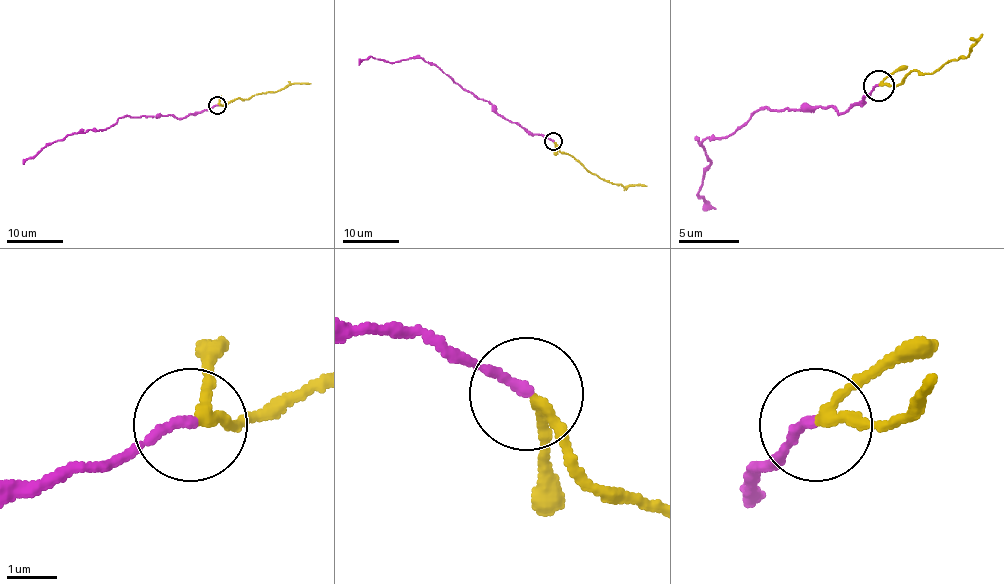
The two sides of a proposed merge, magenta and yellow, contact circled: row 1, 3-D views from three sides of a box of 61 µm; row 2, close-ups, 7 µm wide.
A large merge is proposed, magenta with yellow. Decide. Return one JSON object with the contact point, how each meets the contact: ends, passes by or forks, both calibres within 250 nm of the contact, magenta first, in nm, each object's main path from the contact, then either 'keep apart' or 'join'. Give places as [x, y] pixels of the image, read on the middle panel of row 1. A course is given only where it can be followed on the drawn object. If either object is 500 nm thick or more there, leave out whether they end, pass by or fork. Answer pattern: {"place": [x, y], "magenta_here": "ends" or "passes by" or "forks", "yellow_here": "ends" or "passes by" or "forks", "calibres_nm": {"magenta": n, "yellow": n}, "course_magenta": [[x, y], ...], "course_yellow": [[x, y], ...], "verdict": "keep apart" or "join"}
{"place": [553, 141], "magenta_here": "ends", "yellow_here": "passes by", "calibres_nm": {"magenta": 190, "yellow": 190}, "course_magenta": [[553, 141], [527, 132], [503, 118], [492, 106], [476, 98], [420, 57], [398, 62], [370, 57], [359, 64]], "course_yellow": [[554, 141], [560, 151], [575, 158], [602, 179], [625, 186], [646, 186]], "verdict": "join"}

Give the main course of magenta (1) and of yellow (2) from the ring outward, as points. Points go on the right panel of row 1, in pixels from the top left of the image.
1: (878, 85), (842, 112), (757, 109), (727, 136), (706, 139), (700, 196), (715, 208)
2: (878, 85), (899, 85), (914, 70), (935, 73), (947, 61), (968, 55), (974, 40)

